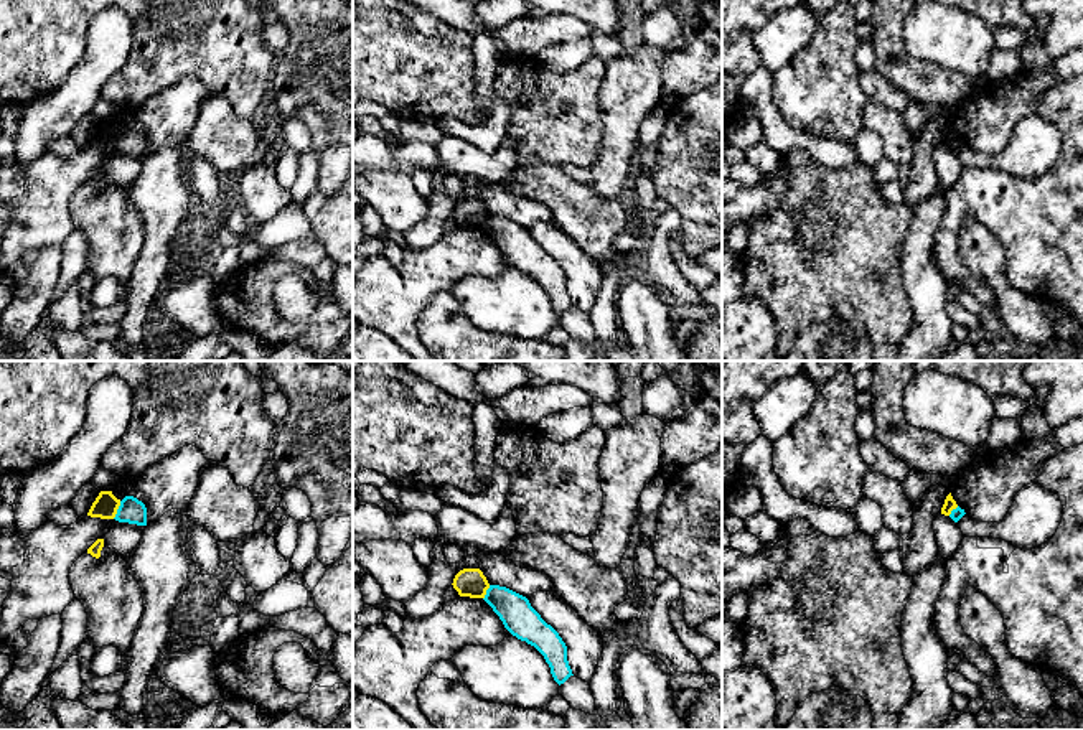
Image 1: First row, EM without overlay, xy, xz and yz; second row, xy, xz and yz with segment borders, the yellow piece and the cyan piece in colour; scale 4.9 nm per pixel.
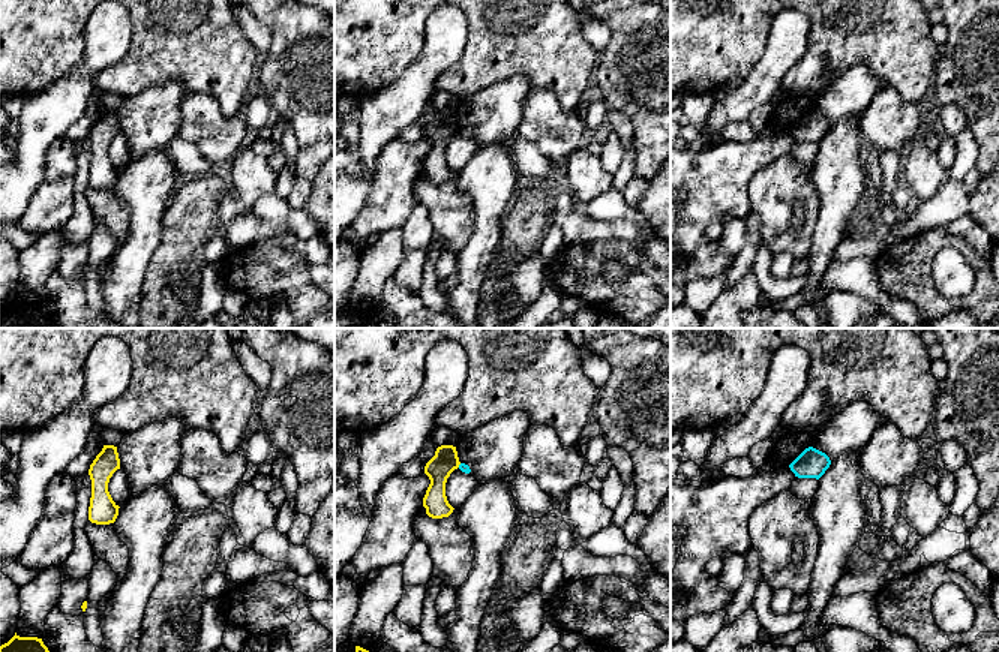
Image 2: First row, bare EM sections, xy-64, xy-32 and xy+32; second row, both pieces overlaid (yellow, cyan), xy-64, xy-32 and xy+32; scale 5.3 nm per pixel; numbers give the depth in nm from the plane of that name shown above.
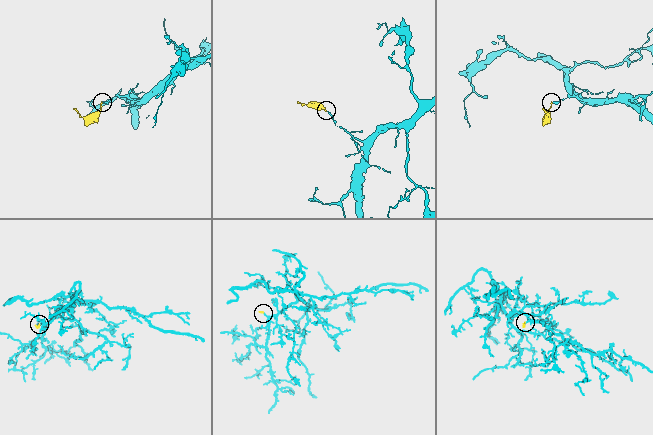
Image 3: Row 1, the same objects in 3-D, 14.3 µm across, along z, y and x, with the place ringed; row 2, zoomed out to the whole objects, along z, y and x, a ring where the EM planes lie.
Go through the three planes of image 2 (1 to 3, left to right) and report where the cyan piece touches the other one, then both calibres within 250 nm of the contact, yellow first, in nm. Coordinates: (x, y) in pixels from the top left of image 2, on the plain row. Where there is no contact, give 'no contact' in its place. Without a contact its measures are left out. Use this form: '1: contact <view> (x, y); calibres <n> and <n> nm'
1: no contact
2: contact xy-32 (459, 128); calibres 140 and 50 nm
3: no contact

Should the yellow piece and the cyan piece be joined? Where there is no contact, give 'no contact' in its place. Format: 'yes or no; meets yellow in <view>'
no; meets yellow in xy

